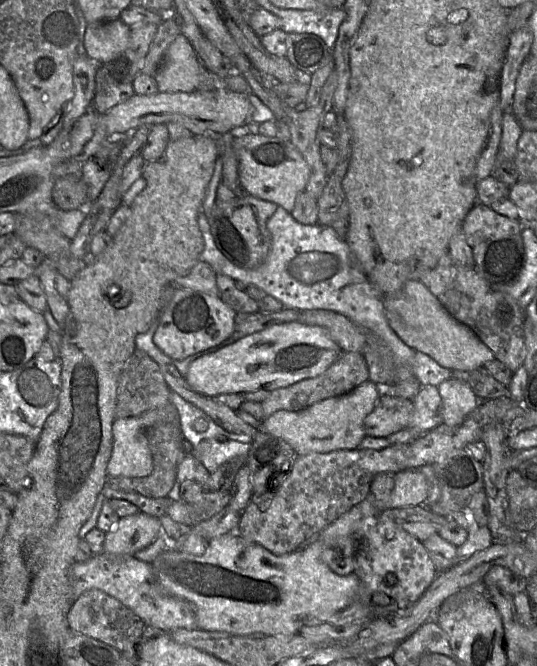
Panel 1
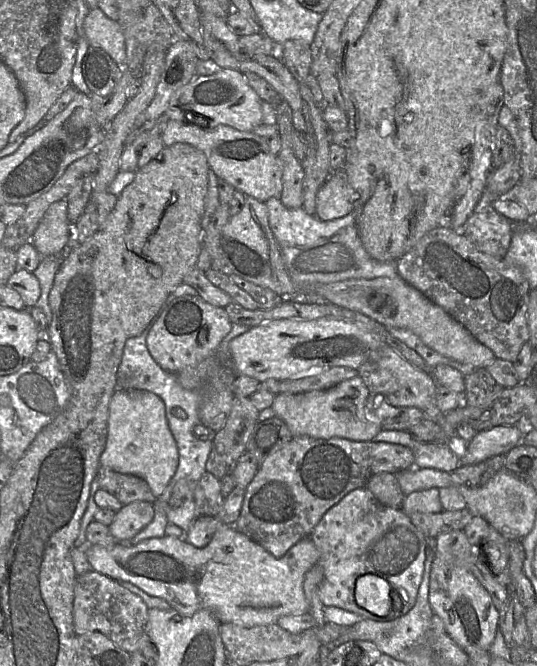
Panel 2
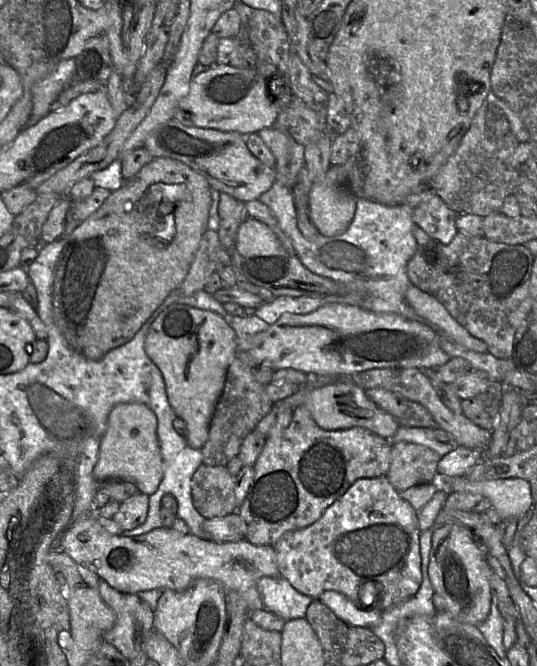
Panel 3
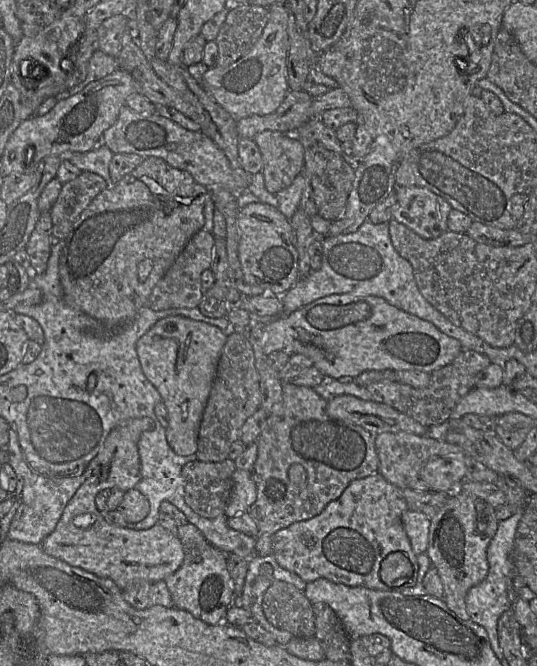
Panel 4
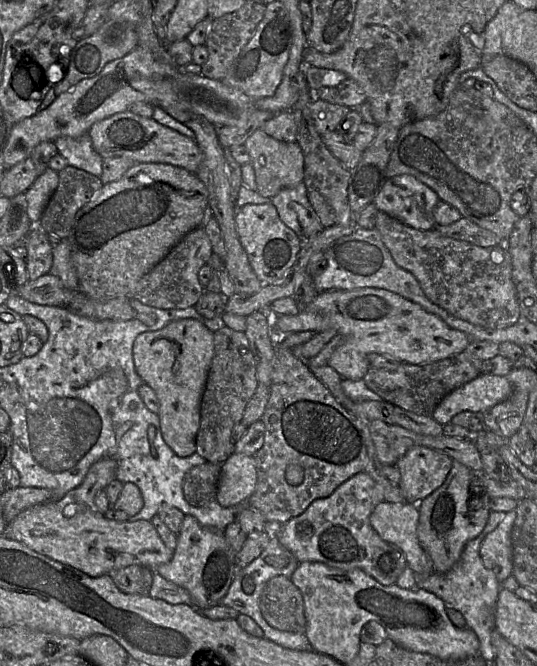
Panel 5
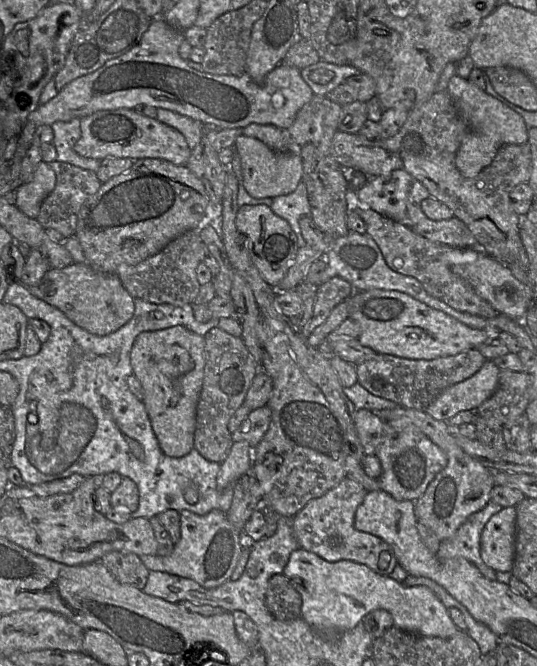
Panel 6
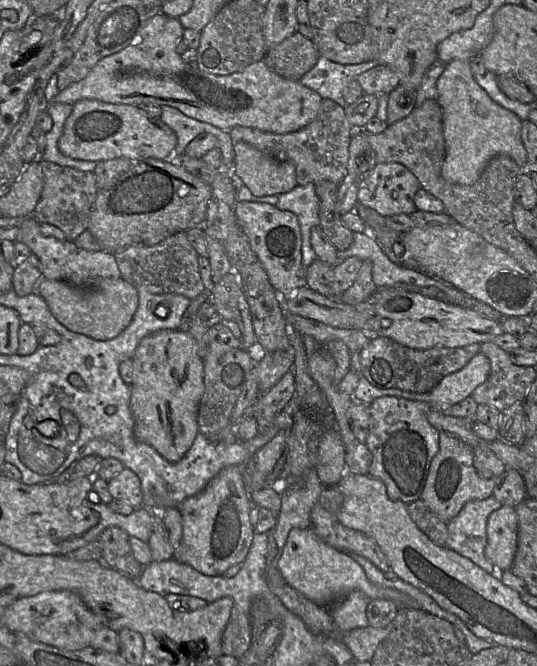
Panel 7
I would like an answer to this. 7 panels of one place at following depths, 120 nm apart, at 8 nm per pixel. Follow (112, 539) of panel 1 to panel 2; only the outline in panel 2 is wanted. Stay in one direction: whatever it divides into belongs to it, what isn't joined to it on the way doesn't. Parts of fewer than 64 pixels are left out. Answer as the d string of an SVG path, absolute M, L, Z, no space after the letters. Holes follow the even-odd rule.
M136 501L123 505L109 526L110 532L118 541L131 539L146 527L153 517L154 507L151 502Z

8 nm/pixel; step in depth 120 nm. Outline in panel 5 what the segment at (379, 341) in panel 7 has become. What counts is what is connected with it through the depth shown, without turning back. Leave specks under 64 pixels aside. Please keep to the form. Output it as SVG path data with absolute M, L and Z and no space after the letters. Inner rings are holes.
M466 350L446 359L428 364L401 362L394 371L370 368L363 377L366 387L383 401L419 415L432 416L442 399L456 388L483 373L483 360L471 356Z

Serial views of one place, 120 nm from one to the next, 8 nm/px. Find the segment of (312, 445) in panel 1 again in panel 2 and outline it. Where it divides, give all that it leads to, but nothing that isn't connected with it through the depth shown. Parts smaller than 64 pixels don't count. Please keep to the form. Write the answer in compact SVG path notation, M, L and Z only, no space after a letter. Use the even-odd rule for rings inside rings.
M356 376L326 390L299 394L278 393L271 407L275 416L286 423L293 437L338 437L352 441L372 441L382 429L367 411L366 401L369 395L370 391L363 380Z

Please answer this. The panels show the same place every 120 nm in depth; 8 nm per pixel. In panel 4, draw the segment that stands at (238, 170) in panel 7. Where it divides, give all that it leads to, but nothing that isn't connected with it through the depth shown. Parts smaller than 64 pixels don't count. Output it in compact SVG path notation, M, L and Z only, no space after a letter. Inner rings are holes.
M265 130L254 141L261 152L261 173L268 192L277 194L303 172L304 148L296 136Z

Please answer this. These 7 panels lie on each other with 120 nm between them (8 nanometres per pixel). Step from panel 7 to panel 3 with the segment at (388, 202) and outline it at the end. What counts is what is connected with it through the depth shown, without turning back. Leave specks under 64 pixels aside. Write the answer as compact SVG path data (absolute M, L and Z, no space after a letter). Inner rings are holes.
M437 195L413 208L415 224L443 244L449 244L458 233L457 216L458 213Z

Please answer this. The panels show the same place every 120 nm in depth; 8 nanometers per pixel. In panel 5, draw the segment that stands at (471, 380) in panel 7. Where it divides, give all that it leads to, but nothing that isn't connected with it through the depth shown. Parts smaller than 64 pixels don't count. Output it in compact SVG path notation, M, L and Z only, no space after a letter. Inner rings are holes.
M482 373L446 395L432 416L445 426L460 412L485 413L493 406L507 400L512 393L513 385L506 376Z

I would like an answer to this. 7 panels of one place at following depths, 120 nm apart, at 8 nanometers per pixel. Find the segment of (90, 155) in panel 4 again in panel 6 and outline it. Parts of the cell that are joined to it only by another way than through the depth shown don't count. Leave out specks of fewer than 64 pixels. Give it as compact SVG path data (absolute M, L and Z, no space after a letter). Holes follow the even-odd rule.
M80 119L68 122L57 121L51 125L54 131L52 144L57 151L57 160L66 162L82 169L97 172L101 161L80 156L74 151L74 145L81 137Z

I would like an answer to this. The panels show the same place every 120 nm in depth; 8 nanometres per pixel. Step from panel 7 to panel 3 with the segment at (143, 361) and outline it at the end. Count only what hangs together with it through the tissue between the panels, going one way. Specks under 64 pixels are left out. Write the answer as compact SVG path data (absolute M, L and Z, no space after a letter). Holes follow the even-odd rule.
M173 303L162 311L145 337L145 351L160 369L167 397L177 417L187 425L187 443L201 449L209 435L210 422L223 392L227 370L235 355L235 332L219 314Z

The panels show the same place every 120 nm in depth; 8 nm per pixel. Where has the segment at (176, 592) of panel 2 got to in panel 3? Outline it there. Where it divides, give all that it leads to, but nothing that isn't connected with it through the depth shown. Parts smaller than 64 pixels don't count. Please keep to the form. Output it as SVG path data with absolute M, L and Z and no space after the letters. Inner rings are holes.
M96 512L71 522L59 537L55 549L95 572L100 580L121 593L137 594L152 589L183 591L197 580L208 579L219 583L225 592L236 593L245 602L249 613L264 610L258 581L262 577L281 576L273 547L254 545L246 538L215 542L163 527L138 536L112 535L99 525Z

